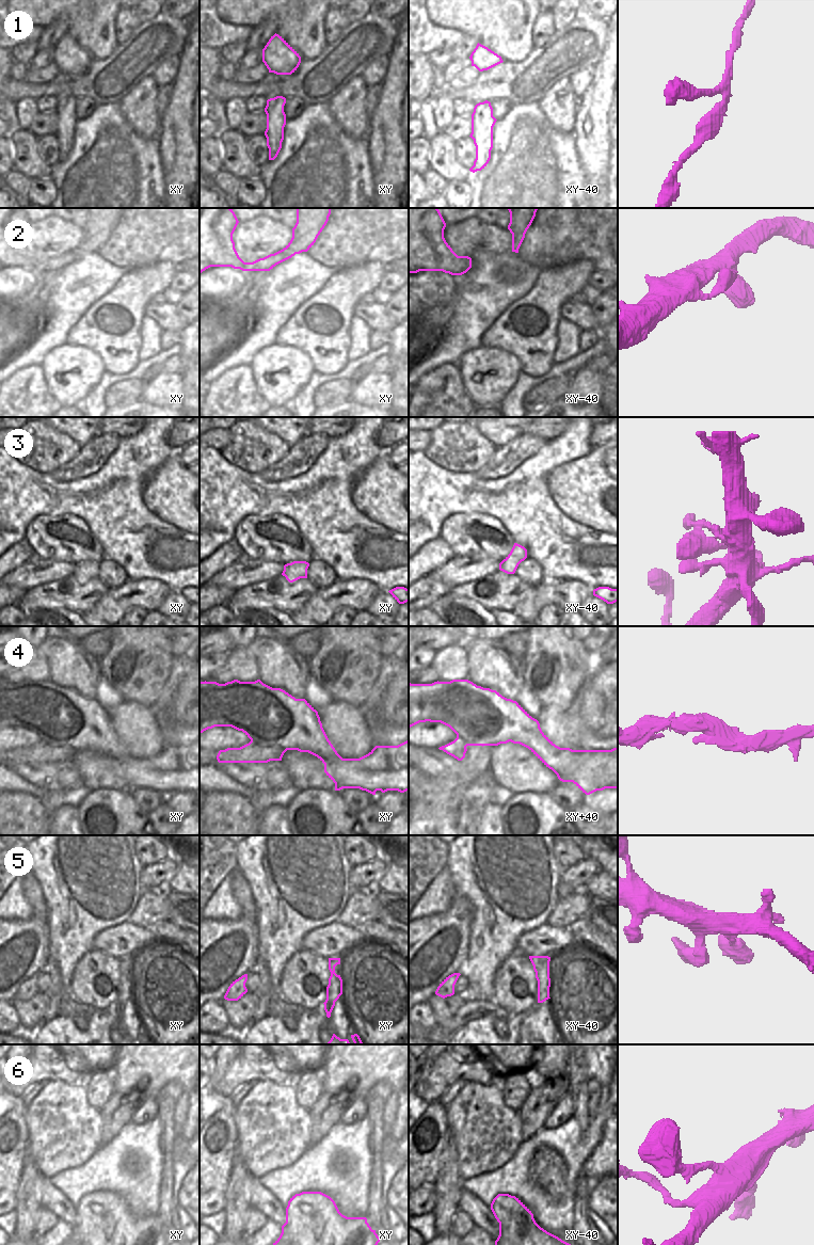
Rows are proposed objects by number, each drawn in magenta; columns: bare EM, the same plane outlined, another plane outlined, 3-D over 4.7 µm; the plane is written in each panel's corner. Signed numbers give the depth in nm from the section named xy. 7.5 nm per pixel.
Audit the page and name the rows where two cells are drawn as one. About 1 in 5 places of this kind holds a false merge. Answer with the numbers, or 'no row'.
no row

